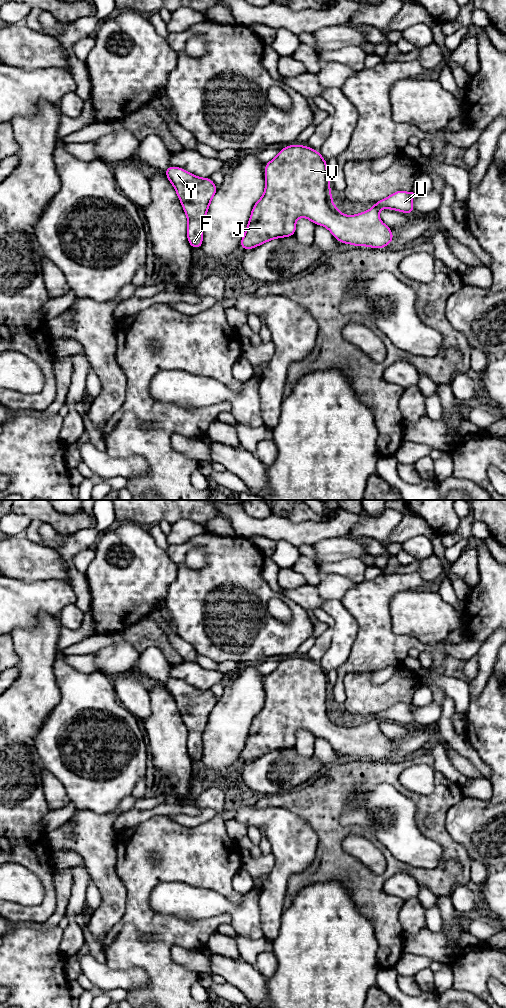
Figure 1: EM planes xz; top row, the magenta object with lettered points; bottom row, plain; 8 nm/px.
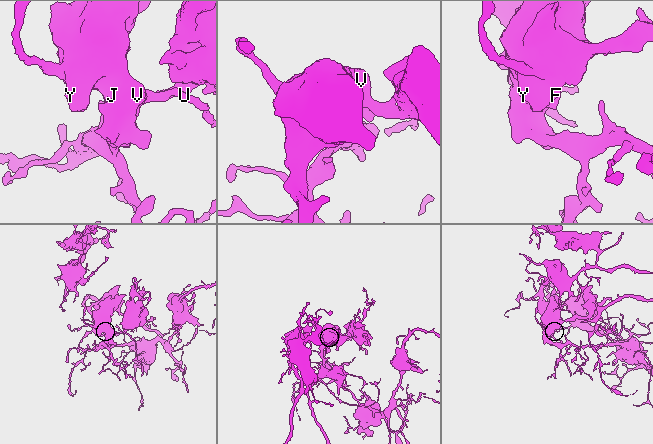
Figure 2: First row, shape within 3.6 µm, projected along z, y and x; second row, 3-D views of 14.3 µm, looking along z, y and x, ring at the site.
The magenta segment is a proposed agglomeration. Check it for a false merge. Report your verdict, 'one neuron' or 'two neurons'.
one neuron

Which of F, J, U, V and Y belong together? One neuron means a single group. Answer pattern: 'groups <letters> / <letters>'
groups F J U V Y

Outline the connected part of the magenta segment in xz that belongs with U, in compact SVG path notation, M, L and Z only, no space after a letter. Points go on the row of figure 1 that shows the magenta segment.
M287 145L278 155L265 164L265 191L252 208L245 234L240 247L253 249L276 238L294 236L296 220L305 217L316 225L325 226L341 243L356 247L385 248L392 242L394 235L389 226L381 222L379 212L383 208L412 213L412 199L418 196L413 192L399 190L387 198L377 201L365 212L352 216L342 214L332 201L330 177L325 161L319 151L308 146Z

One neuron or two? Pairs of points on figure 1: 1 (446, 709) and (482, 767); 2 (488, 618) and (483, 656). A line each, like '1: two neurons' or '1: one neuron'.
1: one neuron
2: two neurons

